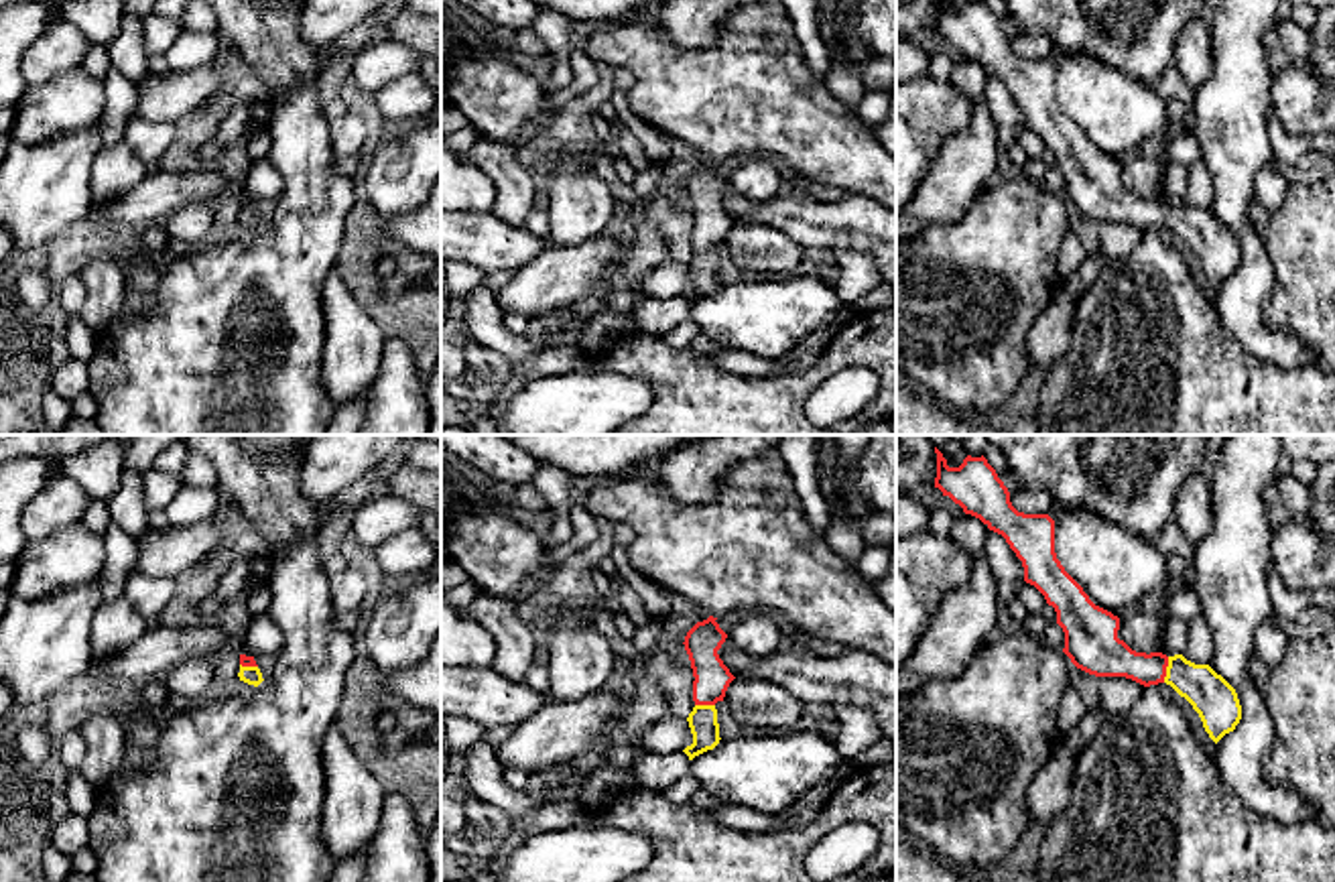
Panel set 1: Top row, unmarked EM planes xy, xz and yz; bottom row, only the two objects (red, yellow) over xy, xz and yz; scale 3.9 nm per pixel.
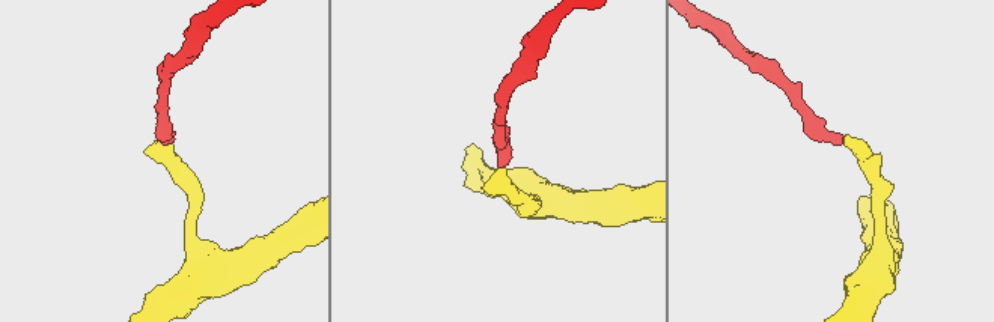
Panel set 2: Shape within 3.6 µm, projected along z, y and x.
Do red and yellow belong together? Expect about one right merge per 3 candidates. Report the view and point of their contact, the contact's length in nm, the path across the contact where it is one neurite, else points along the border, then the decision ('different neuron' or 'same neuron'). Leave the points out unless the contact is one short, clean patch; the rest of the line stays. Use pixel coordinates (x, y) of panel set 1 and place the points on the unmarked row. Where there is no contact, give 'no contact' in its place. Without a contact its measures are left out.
yz (1165, 214) | 110 nm | same neuron

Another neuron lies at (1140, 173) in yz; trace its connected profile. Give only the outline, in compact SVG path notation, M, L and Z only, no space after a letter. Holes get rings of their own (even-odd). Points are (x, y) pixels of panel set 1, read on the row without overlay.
M1142 148L1120 161L1118 183L1124 185L1136 197L1160 197L1162 165L1150 152Z

